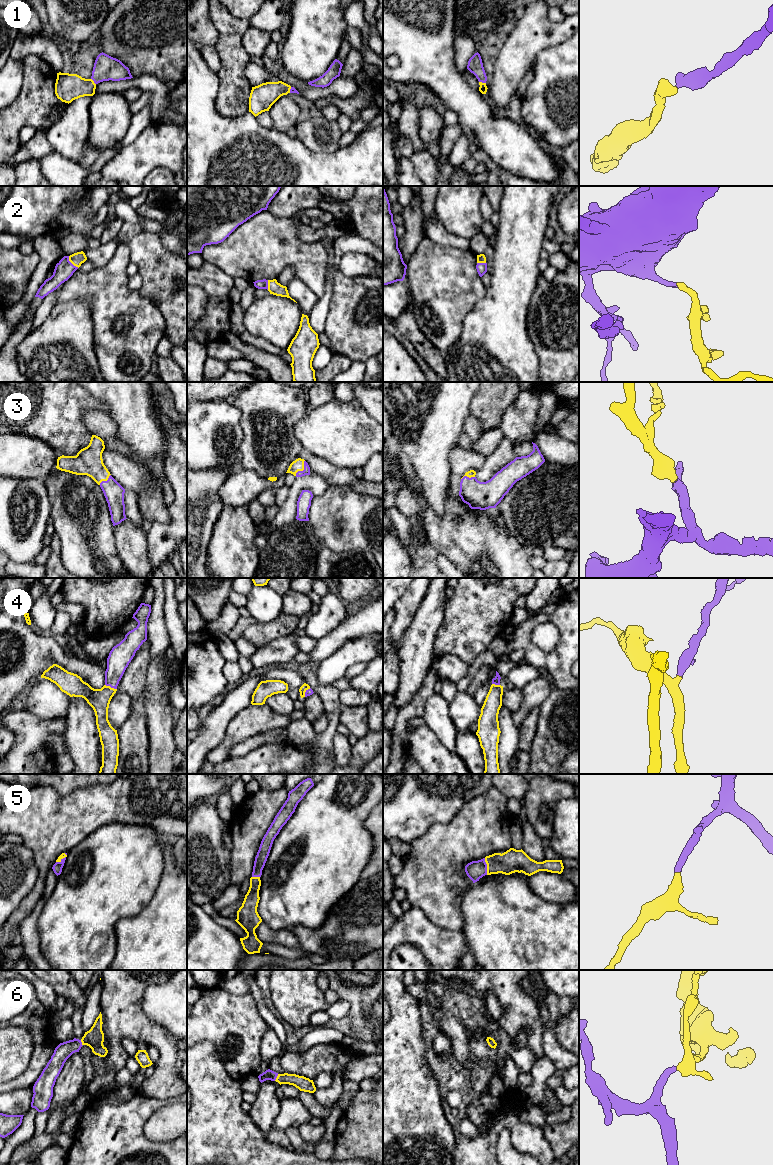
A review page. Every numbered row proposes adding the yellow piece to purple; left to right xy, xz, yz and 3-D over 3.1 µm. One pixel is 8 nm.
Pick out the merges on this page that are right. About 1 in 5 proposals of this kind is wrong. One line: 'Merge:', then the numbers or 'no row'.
Merge: 1, 2, 3, 4, 5, 6

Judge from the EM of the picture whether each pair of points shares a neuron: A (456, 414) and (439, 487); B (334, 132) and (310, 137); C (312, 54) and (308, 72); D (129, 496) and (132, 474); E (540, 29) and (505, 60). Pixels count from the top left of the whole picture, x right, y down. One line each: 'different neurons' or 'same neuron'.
A: same neuron
B: same neuron
C: same neuron
D: different neurons
E: same neuron

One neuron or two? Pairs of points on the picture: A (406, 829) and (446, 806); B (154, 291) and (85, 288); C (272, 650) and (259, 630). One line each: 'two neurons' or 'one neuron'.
A: one neuron
B: two neurons
C: two neurons

